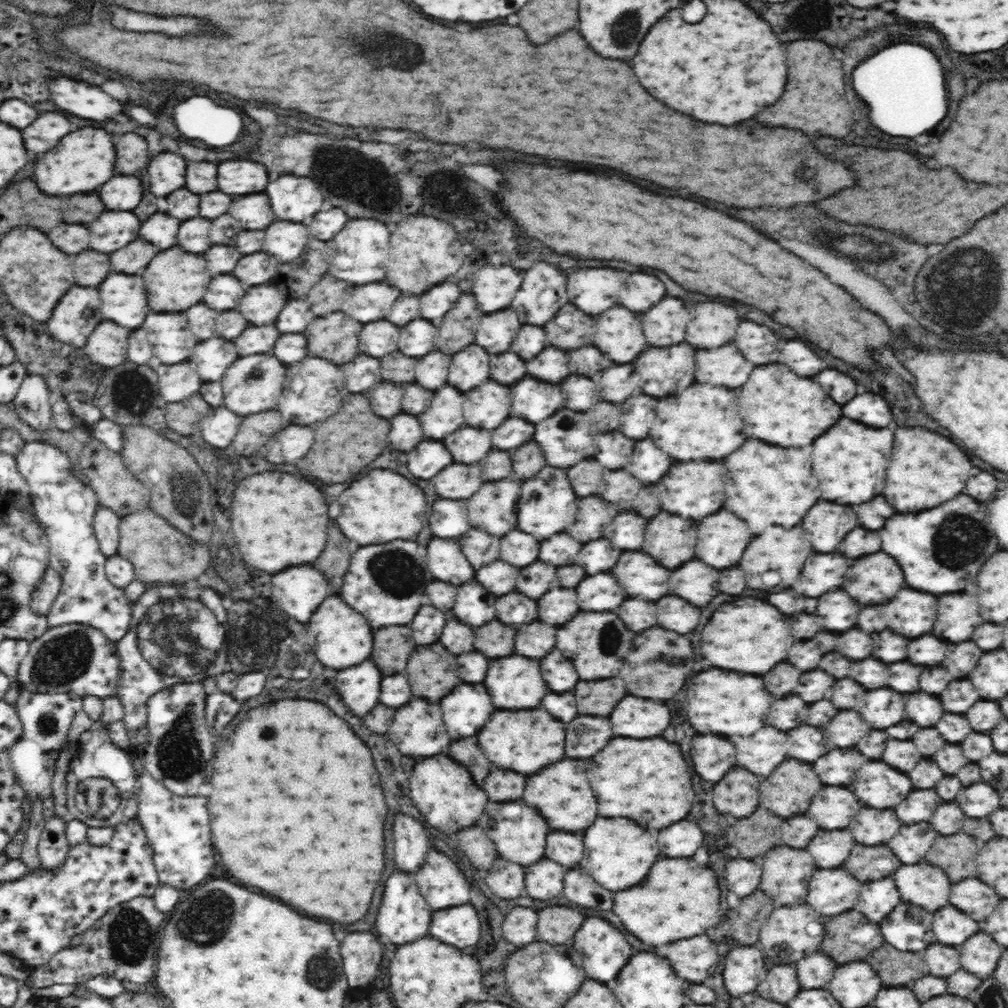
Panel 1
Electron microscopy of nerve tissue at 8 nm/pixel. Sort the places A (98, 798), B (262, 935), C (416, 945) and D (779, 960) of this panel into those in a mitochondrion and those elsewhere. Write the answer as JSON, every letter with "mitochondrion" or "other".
{"A":"mitochondrion","B":"other","C":"other","D":"other"}

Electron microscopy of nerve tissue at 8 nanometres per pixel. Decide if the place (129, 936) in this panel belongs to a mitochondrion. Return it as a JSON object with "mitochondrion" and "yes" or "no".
{"mitochondrion":"yes"}

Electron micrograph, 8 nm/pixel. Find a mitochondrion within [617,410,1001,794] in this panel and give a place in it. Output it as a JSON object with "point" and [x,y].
{"point":[955,543]}

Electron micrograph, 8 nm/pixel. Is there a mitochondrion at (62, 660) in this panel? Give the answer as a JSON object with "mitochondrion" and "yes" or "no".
{"mitochondrion":"yes"}

